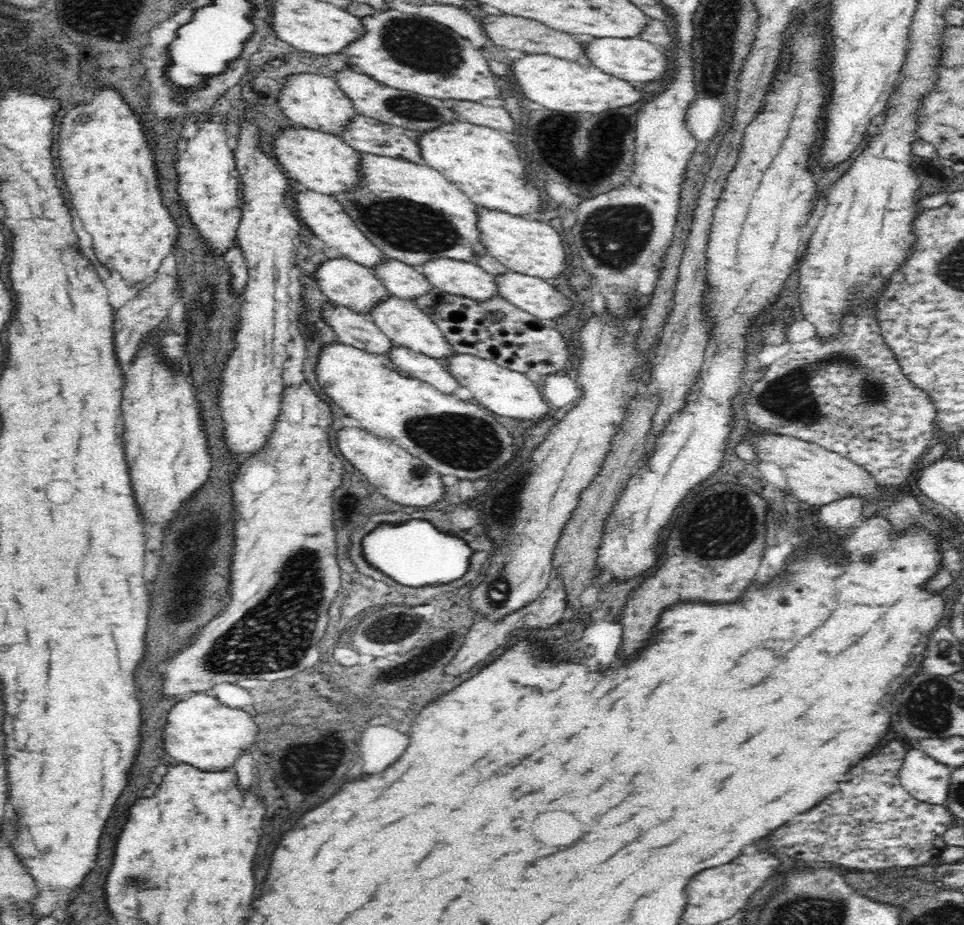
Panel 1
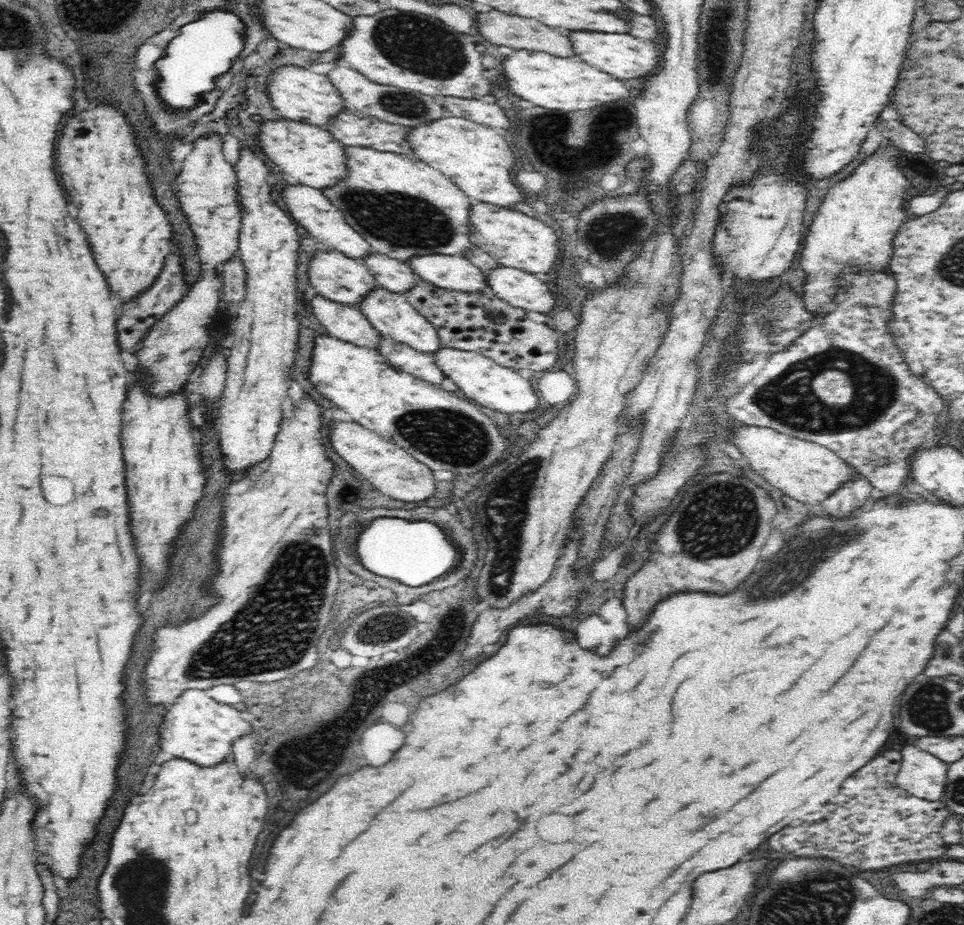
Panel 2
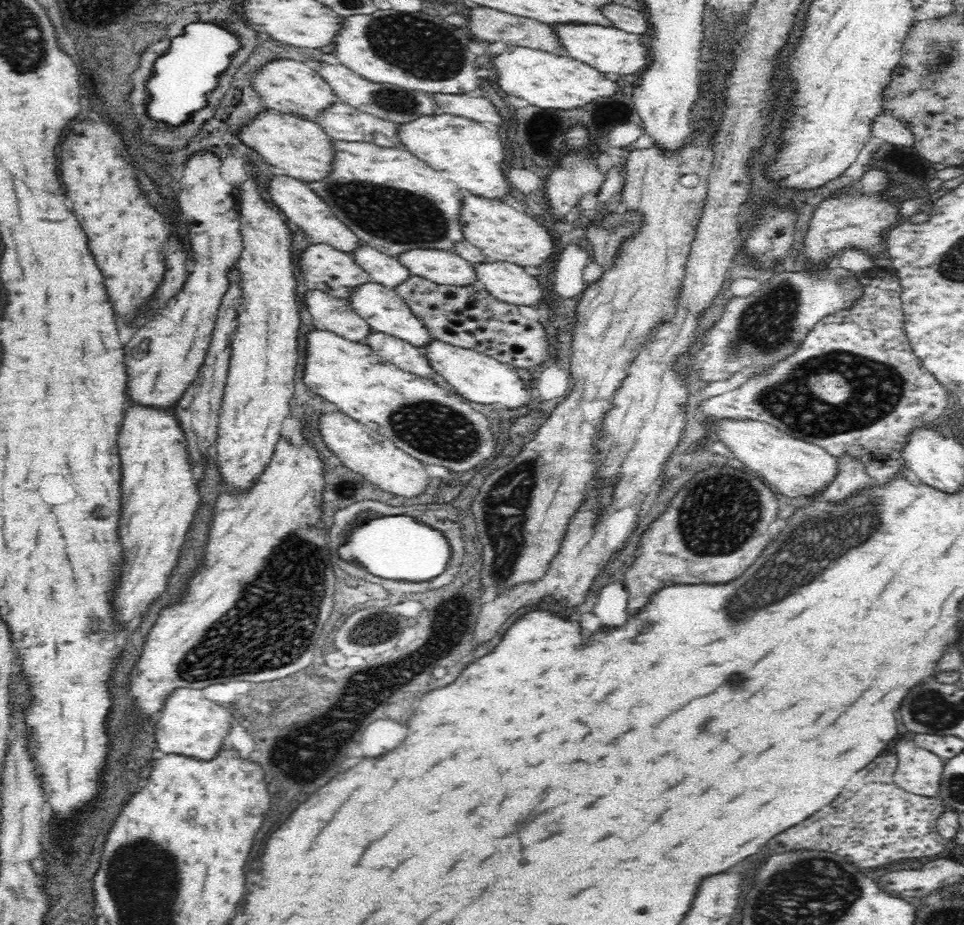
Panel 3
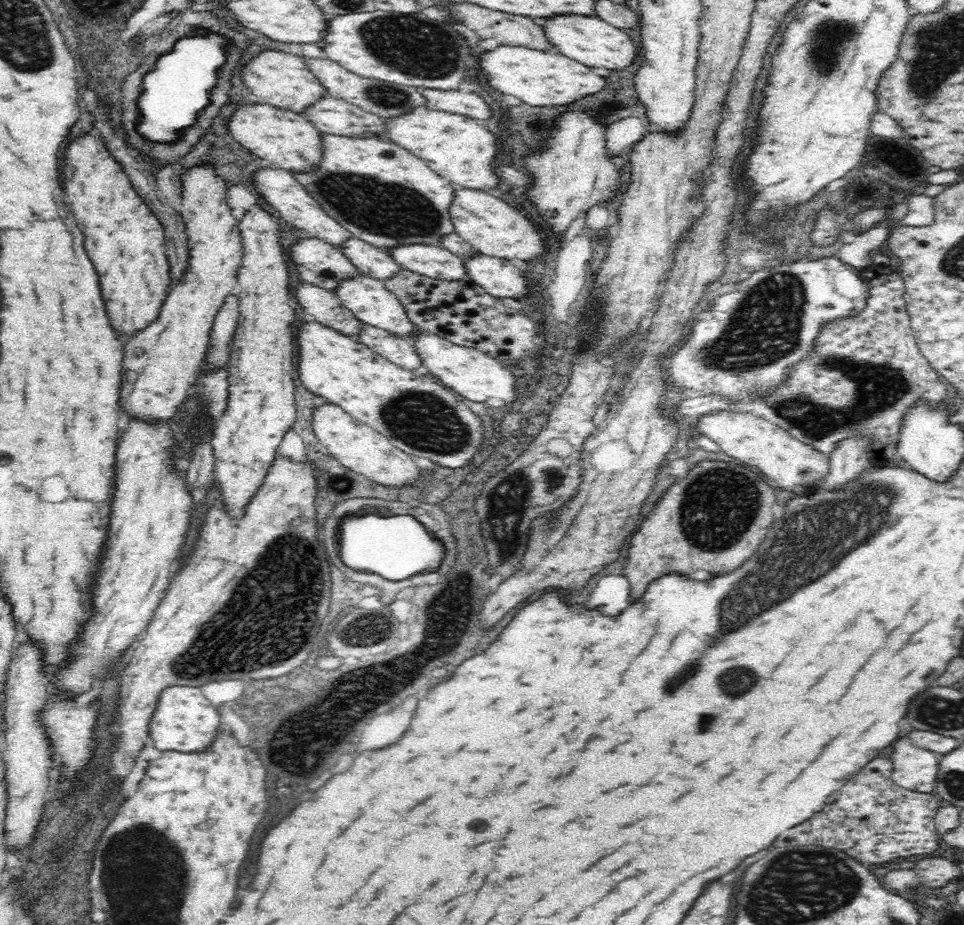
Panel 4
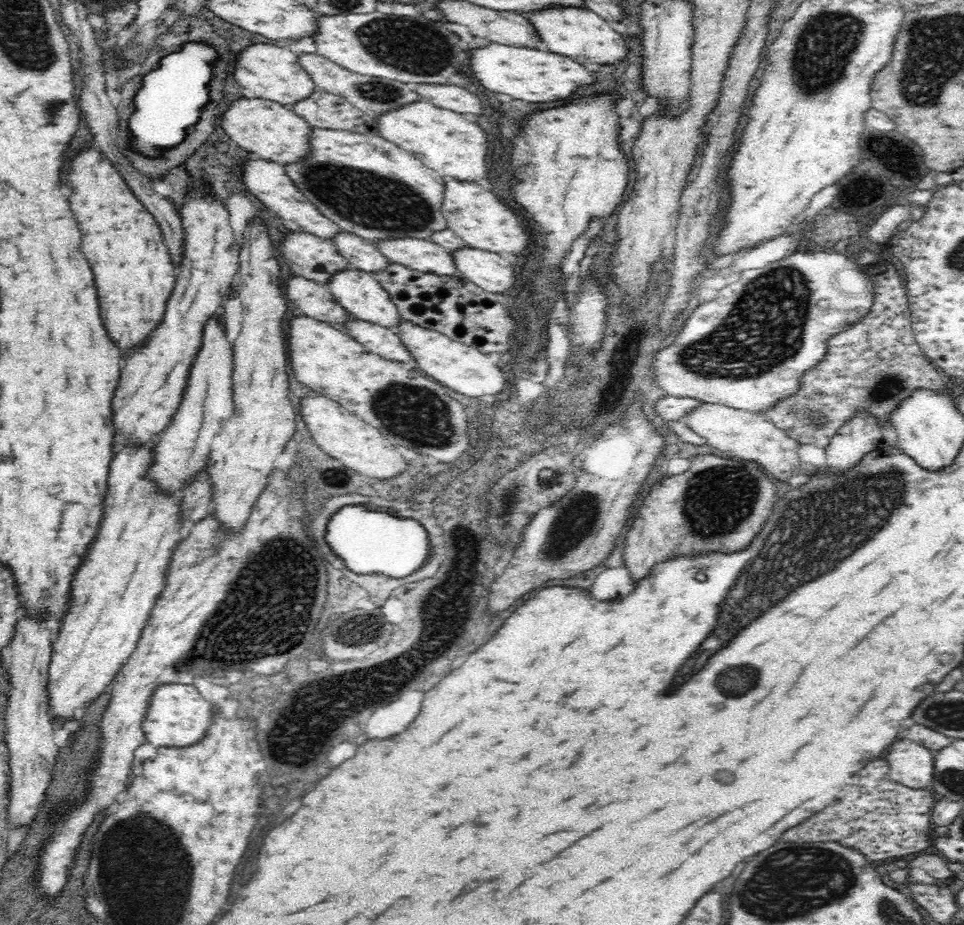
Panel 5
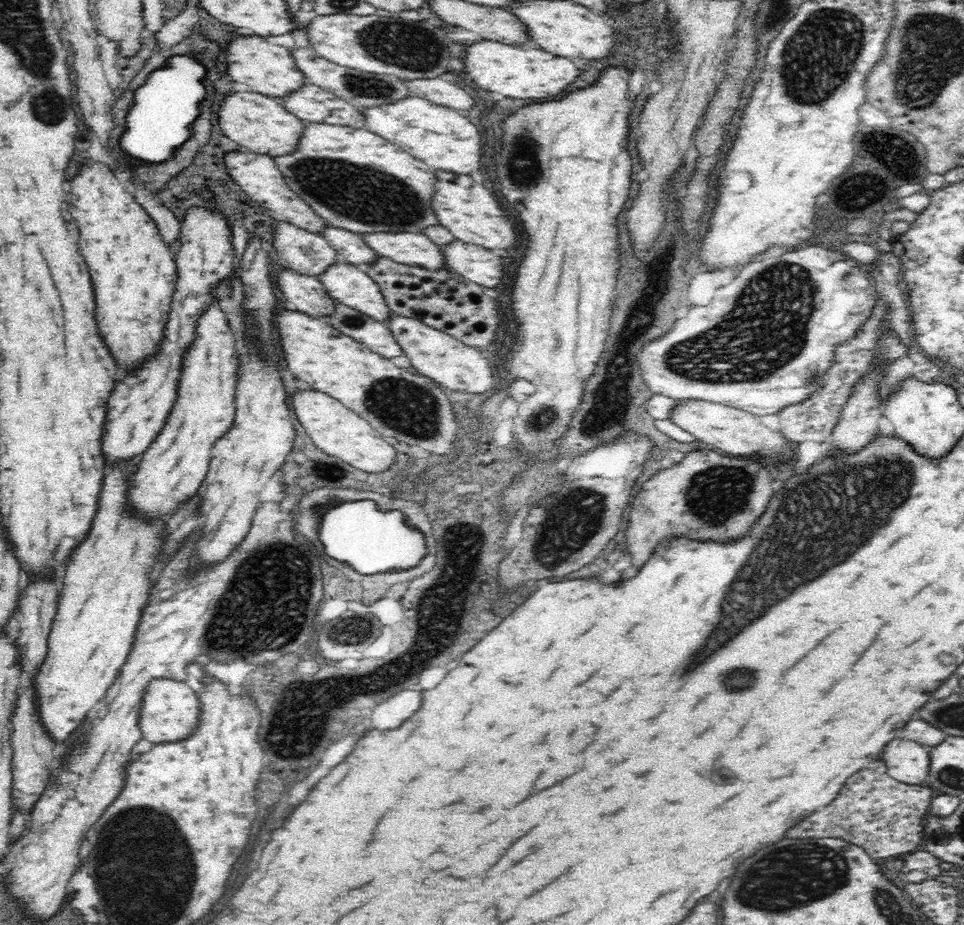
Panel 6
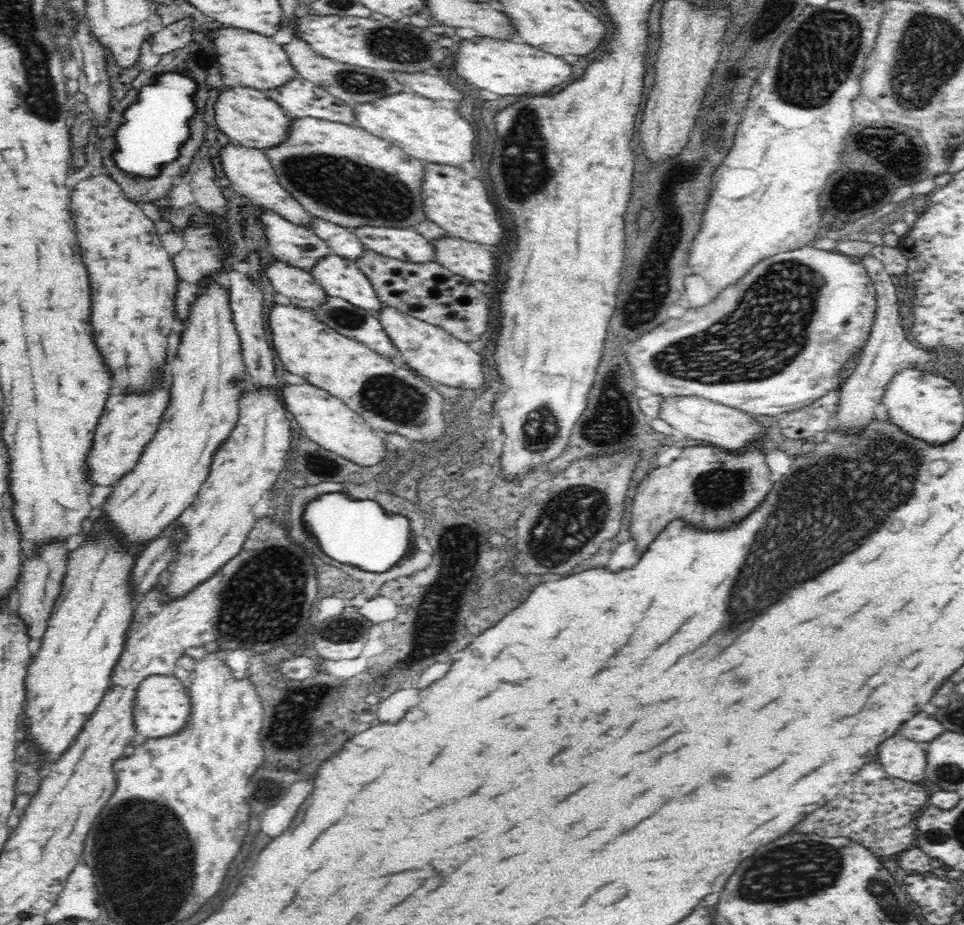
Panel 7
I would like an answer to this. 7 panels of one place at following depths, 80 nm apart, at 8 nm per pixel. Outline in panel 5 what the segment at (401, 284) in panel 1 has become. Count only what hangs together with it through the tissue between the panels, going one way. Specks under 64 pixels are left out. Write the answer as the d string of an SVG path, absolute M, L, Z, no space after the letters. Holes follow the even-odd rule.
M341 231L333 243L341 256L348 260L349 270L366 273L382 273L392 262L378 250L377 244L364 240L355 234Z

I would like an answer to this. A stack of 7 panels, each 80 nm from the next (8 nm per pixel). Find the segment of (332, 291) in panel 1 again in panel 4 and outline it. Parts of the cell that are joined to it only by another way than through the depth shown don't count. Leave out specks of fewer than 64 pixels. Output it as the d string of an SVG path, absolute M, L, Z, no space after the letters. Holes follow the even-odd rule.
M303 236L290 246L291 261L296 265L300 278L308 285L318 286L328 291L334 291L347 283L348 280L360 279L366 276L361 272L350 258L347 258L341 249L327 242Z

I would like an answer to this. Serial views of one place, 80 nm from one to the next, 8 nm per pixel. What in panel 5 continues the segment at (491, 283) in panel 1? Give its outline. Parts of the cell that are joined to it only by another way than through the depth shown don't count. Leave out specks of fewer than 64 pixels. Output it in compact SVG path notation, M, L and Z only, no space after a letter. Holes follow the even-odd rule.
M415 238L382 240L377 243L377 248L392 263L412 271L438 277L460 276L457 261L452 252L433 243L432 240L416 240Z

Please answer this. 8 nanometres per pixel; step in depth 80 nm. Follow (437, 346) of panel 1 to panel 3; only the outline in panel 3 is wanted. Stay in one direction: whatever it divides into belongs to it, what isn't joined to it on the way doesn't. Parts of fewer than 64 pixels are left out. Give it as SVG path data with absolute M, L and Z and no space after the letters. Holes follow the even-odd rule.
M371 282L371 284L366 284L364 287L355 289L352 292L352 298L349 300L352 303L354 311L364 318L364 320L367 320L371 331L374 333L384 333L394 336L422 350L434 342L434 337L430 335L427 327L423 324L423 320L412 311L408 303L394 289L388 289Z

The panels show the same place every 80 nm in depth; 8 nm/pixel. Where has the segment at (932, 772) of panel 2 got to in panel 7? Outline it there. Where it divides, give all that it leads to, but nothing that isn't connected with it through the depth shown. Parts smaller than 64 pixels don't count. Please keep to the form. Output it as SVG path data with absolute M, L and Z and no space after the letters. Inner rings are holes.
M892 736L880 748L880 762L889 776L916 783L925 778L928 748L928 743Z

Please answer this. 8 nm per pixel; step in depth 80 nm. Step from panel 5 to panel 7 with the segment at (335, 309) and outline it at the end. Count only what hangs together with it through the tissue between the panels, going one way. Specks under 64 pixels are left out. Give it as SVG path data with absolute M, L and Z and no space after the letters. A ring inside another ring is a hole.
M277 261L267 266L266 274L276 289L277 303L314 312L329 301L324 288L308 271Z

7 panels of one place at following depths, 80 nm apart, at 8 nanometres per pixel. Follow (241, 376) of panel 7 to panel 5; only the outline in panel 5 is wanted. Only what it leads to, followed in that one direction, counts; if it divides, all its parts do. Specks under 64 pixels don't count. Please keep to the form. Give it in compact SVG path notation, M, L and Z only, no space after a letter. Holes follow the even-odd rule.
M212 316L206 324L205 340L202 343L183 400L172 418L171 424L164 429L156 441L156 462L150 470L150 477L166 491L181 490L181 486L208 462L212 439L217 430L230 420L233 411L233 352L232 344L227 342L226 334L220 329Z

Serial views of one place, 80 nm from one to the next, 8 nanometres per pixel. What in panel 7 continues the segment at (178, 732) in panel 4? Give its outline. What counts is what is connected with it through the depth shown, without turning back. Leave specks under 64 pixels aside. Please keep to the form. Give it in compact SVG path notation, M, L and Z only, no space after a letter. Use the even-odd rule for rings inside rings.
M148 676L142 680L136 692L136 707L134 708L134 724L140 735L148 739L166 739L178 735L180 730L188 726L192 716L192 699L188 688L174 676Z

